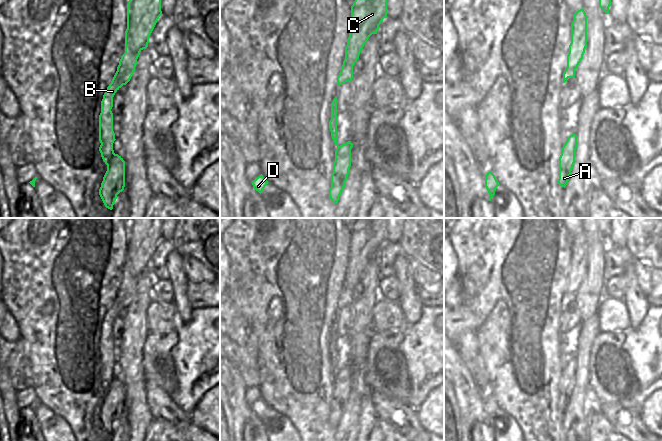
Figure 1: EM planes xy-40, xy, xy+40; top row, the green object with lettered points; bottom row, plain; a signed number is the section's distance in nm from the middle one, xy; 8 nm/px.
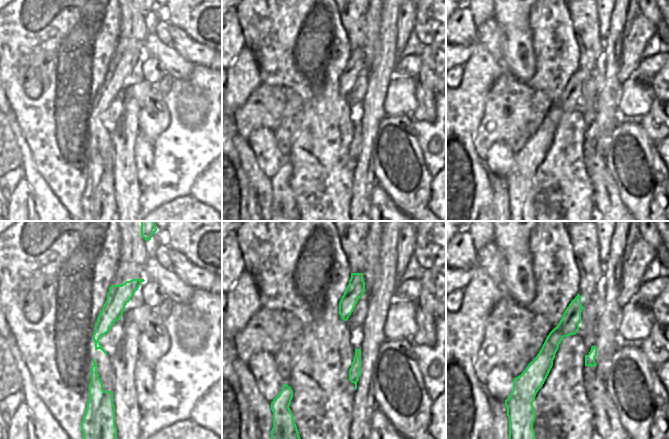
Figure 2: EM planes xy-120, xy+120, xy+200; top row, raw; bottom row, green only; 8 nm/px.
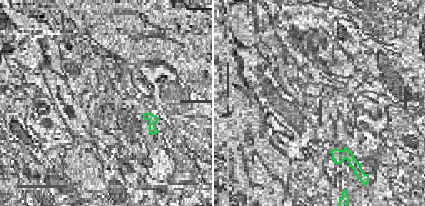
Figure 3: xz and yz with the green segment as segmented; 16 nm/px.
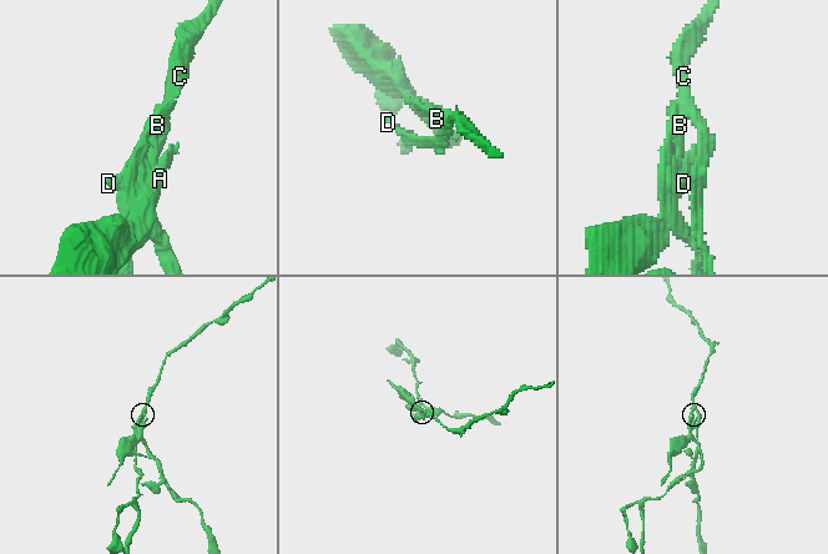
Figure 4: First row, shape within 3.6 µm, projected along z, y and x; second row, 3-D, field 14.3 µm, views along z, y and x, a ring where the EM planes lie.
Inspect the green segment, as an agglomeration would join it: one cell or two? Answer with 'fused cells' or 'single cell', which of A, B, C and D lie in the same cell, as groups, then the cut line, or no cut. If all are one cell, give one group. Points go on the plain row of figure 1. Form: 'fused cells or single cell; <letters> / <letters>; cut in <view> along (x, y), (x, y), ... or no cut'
fused cells; A B / C D; cut in xy-40 along (125, 263), (130, 261), (142, 273)

